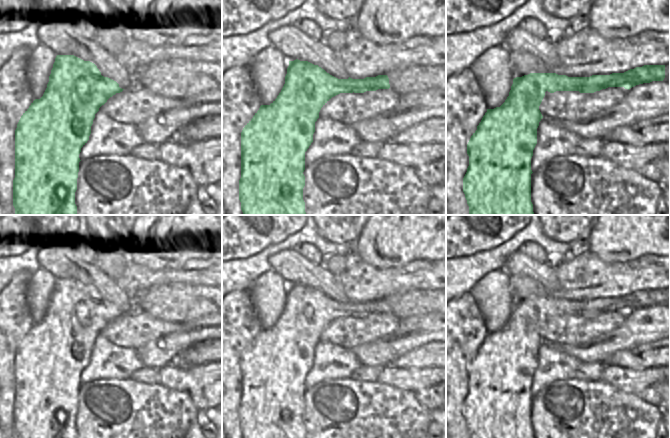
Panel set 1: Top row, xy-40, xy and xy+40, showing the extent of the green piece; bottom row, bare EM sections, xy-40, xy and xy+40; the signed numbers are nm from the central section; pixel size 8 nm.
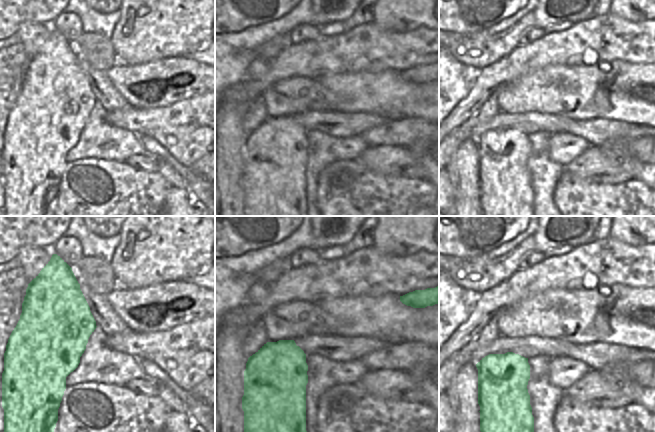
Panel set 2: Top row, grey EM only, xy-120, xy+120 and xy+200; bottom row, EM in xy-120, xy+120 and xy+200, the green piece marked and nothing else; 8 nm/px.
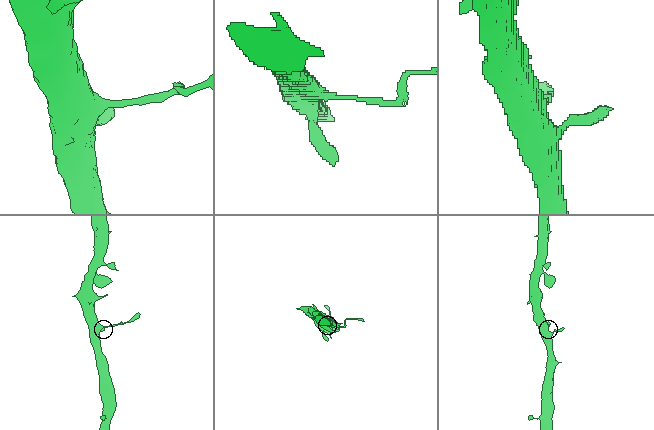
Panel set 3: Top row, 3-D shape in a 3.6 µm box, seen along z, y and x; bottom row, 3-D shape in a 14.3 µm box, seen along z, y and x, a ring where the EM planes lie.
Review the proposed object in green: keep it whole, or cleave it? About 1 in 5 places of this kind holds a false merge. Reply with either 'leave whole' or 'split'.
split

